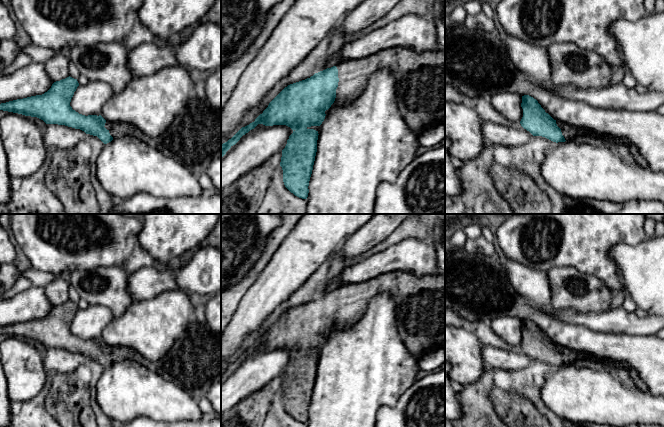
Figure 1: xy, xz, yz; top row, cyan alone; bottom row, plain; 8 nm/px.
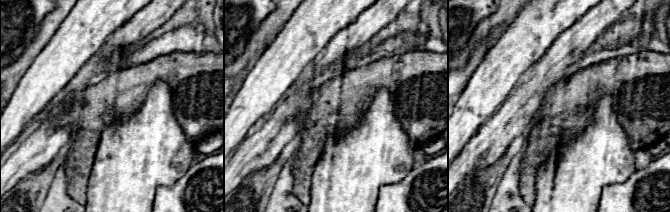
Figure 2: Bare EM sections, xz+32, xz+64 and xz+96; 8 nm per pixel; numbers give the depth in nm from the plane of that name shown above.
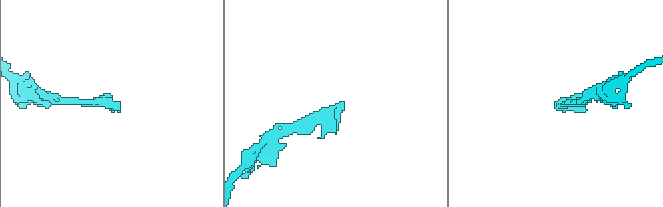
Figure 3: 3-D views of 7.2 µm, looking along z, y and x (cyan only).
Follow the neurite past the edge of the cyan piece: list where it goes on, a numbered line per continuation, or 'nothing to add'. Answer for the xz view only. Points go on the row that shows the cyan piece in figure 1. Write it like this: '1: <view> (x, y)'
1: xz (420, 76)

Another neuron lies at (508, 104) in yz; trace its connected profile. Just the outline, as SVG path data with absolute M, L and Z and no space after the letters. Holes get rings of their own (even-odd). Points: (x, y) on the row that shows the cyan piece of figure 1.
M514 92L495 93L491 97L491 105L505 118L512 122L522 119L522 96Z

